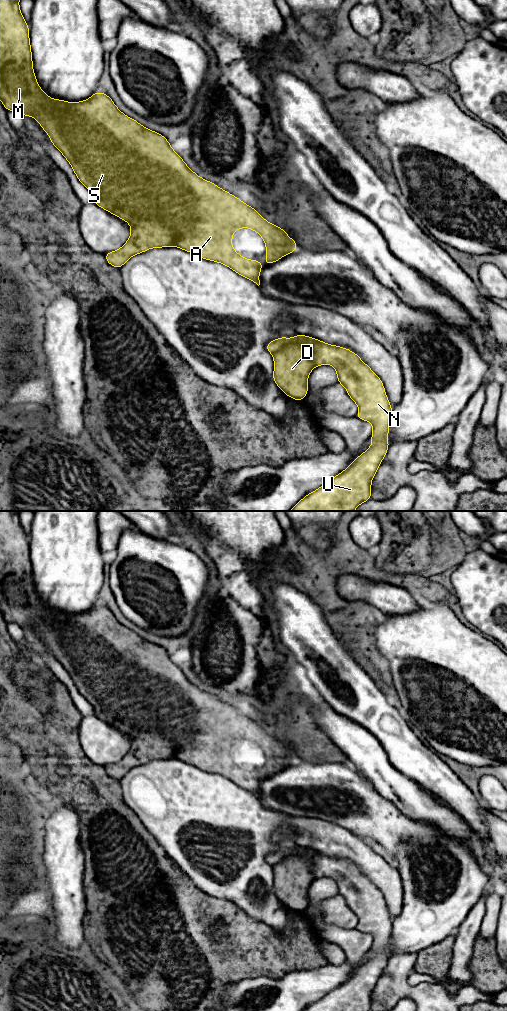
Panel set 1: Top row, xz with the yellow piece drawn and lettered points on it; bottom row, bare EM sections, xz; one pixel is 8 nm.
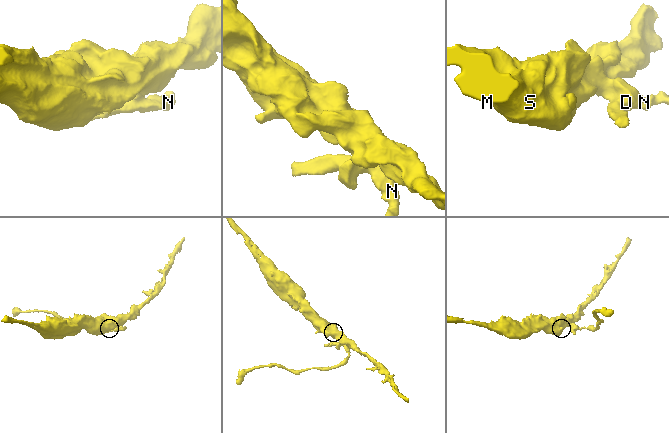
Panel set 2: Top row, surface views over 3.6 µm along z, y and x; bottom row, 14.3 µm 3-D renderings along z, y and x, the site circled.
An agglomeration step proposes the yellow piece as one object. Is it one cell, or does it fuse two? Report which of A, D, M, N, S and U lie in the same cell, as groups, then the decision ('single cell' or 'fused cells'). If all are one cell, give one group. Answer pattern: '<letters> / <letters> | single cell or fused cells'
A D M S / N U | fused cells

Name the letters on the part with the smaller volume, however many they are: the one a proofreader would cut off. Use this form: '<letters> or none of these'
N, U

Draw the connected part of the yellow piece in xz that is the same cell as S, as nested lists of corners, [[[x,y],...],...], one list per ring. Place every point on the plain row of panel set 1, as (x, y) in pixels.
[[[0,511],[0,612],[7,623],[16,623],[22,629],[34,629],[49,647],[51,655],[70,675],[78,692],[92,705],[95,716],[131,738],[128,753],[119,762],[104,766],[111,778],[121,780],[133,767],[150,760],[174,758],[203,771],[222,775],[259,798],[259,785],[263,778],[260,773],[245,771],[233,761],[232,747],[236,742],[250,740],[263,750],[266,756],[264,778],[298,761],[296,753],[279,738],[269,735],[257,722],[194,685],[163,647],[123,626],[107,606],[96,603],[89,611],[76,615],[51,611],[39,599],[34,586],[29,537],[20,523],[19,512]]]

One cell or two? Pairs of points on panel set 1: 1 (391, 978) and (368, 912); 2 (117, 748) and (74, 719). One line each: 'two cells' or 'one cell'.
1: one cell
2: two cells

